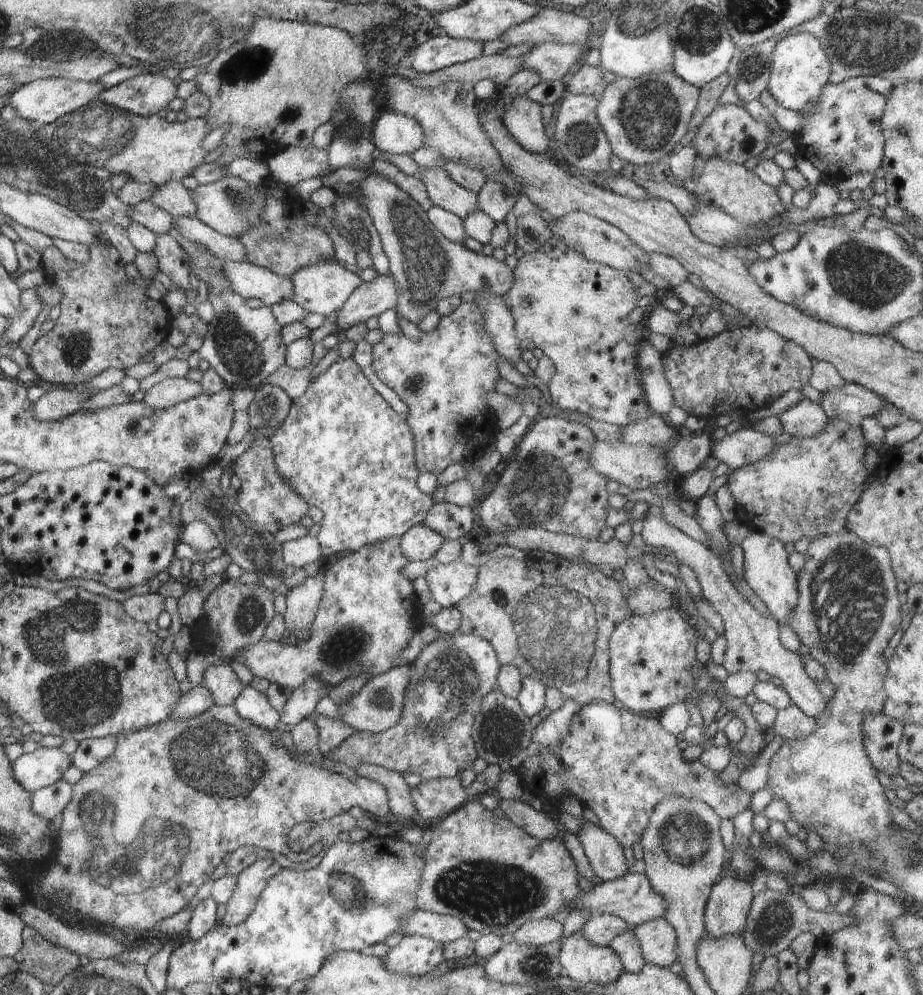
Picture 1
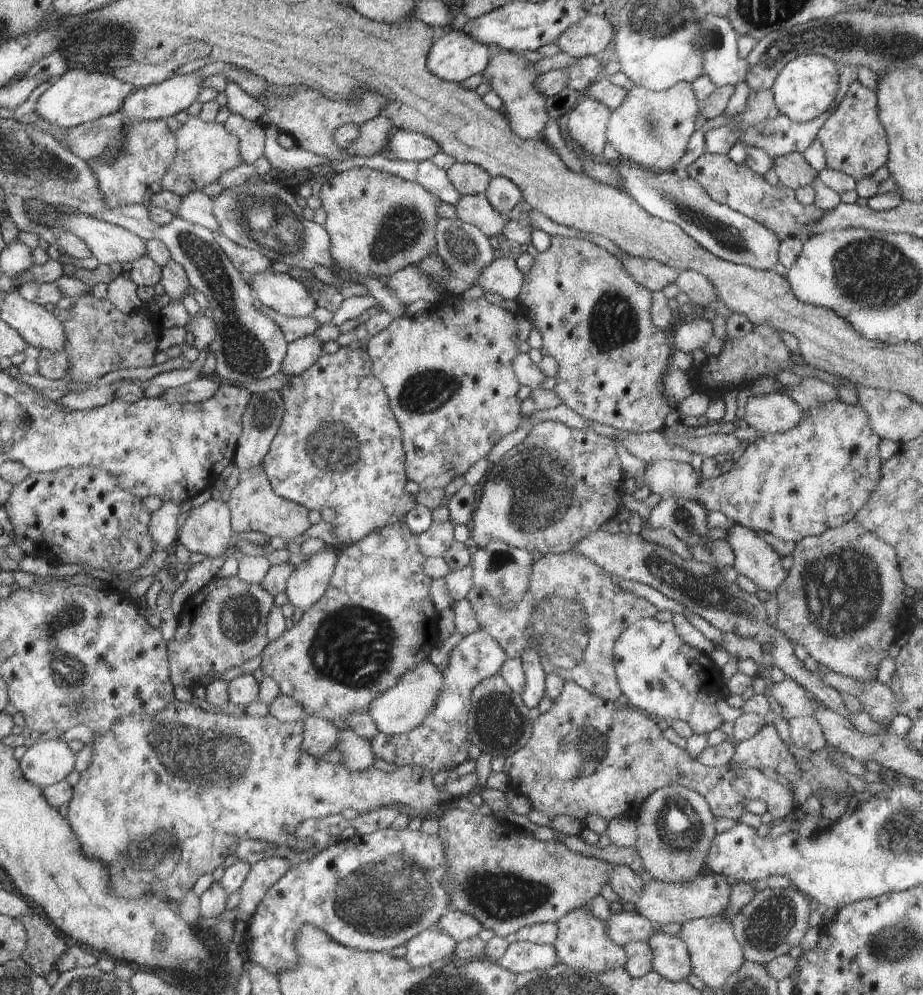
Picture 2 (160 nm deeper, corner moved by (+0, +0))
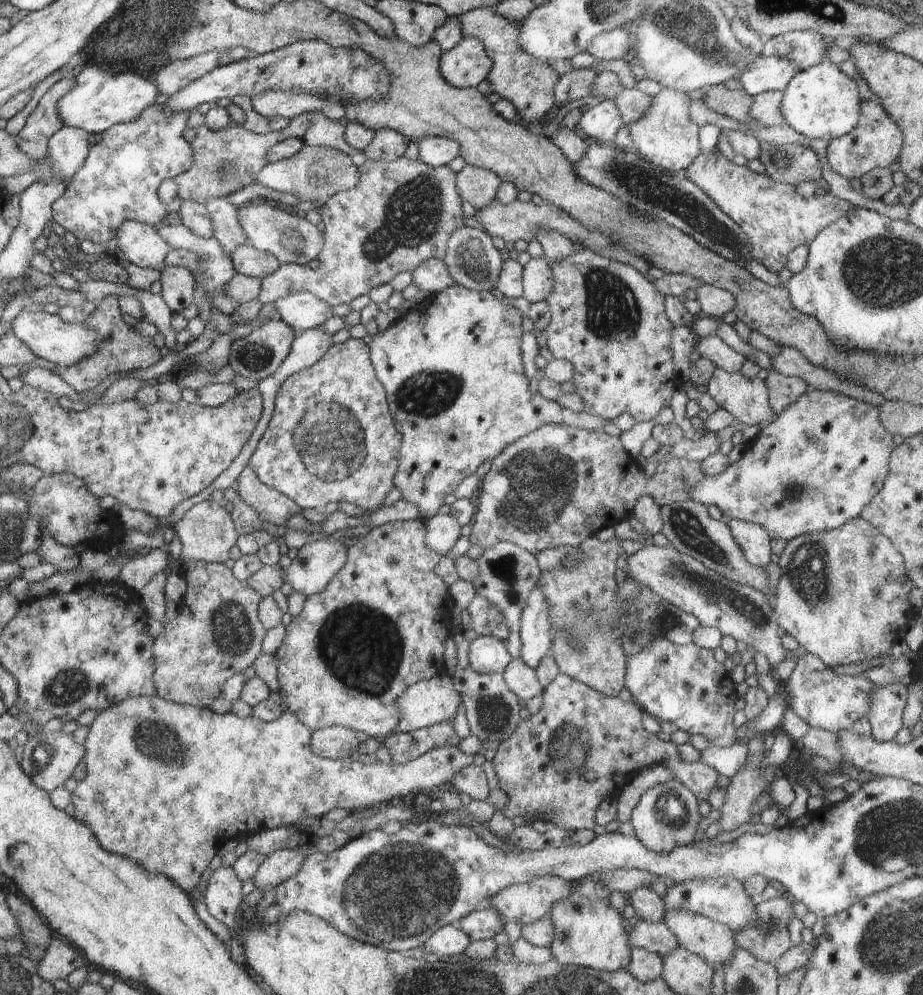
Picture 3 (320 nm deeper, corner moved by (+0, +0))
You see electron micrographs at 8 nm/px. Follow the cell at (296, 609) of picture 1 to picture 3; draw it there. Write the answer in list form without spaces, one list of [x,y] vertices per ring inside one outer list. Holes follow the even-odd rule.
[[[323,539],[307,543],[299,549],[296,558],[291,560],[284,581],[292,584],[293,590],[304,596],[316,594],[328,586],[329,580],[344,566],[346,559],[347,548],[342,539],[332,541]]]

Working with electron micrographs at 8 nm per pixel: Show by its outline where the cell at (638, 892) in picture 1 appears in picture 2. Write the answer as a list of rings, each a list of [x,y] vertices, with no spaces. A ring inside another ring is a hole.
[[[702,874],[695,876],[693,879],[688,879],[682,882],[666,882],[653,881],[646,883],[640,898],[635,903],[632,903],[641,917],[647,918],[655,926],[658,922],[661,924],[678,923],[683,925],[686,921],[691,921],[700,917],[713,917],[716,915],[725,916],[729,910],[731,901],[731,886],[728,878],[719,874]]]

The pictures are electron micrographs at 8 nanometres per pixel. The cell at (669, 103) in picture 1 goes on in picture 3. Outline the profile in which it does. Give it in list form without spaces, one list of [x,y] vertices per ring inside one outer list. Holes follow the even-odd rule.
[[[662,89],[653,96],[646,114],[635,123],[626,126],[632,137],[631,148],[642,158],[654,163],[661,171],[681,175],[687,166],[701,153],[699,126],[689,115],[688,93],[672,89]]]

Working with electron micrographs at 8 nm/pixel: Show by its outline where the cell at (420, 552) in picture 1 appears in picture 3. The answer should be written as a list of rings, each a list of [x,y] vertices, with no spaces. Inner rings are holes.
[[[438,513],[428,520],[426,527],[427,545],[441,557],[448,557],[452,547],[461,537],[462,525],[450,513]]]

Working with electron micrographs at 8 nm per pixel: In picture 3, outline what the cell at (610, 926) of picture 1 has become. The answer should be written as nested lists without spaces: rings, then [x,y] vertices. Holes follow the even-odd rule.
[[[641,920],[634,928],[628,927],[628,936],[632,947],[640,947],[661,957],[680,947],[677,938],[663,922]]]

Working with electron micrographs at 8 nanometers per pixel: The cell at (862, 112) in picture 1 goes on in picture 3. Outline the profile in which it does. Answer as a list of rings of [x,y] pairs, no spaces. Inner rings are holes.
[[[878,101],[860,103],[859,123],[850,134],[829,142],[827,161],[835,173],[849,181],[861,179],[872,169],[889,169],[899,159],[903,140],[900,127],[886,114]]]

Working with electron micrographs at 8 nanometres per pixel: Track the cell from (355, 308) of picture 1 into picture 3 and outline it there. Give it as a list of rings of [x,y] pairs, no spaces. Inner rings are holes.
[[[430,259],[423,262],[411,274],[412,283],[424,290],[429,298],[437,297],[444,289],[455,284],[446,263],[440,259]]]

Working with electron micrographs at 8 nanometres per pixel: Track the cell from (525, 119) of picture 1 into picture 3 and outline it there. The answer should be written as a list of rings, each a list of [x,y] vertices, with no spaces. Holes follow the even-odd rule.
[[[484,7],[470,10],[470,12],[457,16],[457,19],[461,24],[461,35],[480,40],[487,55],[492,59],[493,67],[487,76],[487,80],[492,83],[492,90],[500,94],[500,96],[504,96],[504,99],[514,103],[520,121],[530,127],[536,126],[539,119],[554,106],[554,87],[560,78],[559,74],[548,63],[542,62],[522,50],[519,45],[519,24],[516,21],[509,21],[504,16],[500,16],[493,8]]]

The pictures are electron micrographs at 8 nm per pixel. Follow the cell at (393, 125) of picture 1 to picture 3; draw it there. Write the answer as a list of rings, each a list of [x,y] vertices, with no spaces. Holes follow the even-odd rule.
[[[424,137],[418,141],[419,158],[430,166],[448,165],[461,156],[461,146],[456,139],[446,137]]]

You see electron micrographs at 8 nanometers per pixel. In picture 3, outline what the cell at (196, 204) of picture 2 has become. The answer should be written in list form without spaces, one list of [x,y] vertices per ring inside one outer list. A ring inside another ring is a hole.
[[[213,198],[204,206],[208,209],[214,227],[214,237],[229,253],[247,244],[246,233],[240,226],[239,212],[230,201]]]

